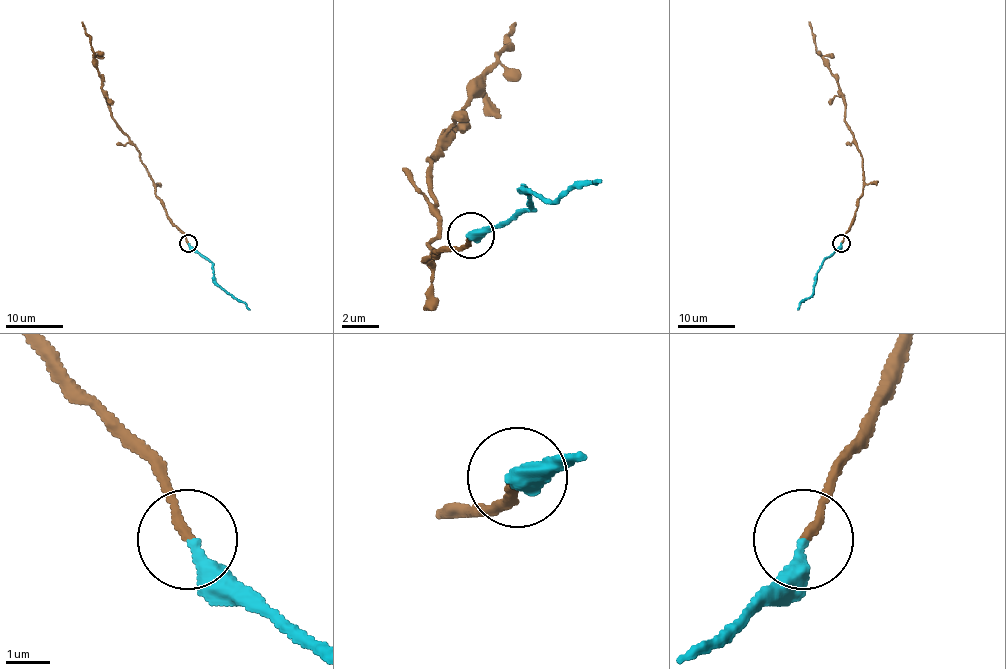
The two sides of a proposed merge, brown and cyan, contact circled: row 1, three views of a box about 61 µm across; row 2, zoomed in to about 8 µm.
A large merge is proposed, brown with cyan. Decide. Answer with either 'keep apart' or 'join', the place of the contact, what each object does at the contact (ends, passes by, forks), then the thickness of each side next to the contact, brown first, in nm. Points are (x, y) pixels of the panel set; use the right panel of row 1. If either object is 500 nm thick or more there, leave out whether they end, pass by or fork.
join; at (841, 243); brown ends there; cyan ends there; 180 nm thick on the brown side, 300 nm on the other

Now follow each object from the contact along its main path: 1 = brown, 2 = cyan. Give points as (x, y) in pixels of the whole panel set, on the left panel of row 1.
1: (188, 243), (156, 195), (155, 184), (140, 160), (139, 150), (111, 115), (90, 36), (81, 22)
2: (188, 243), (212, 264), (214, 279), (249, 310)

